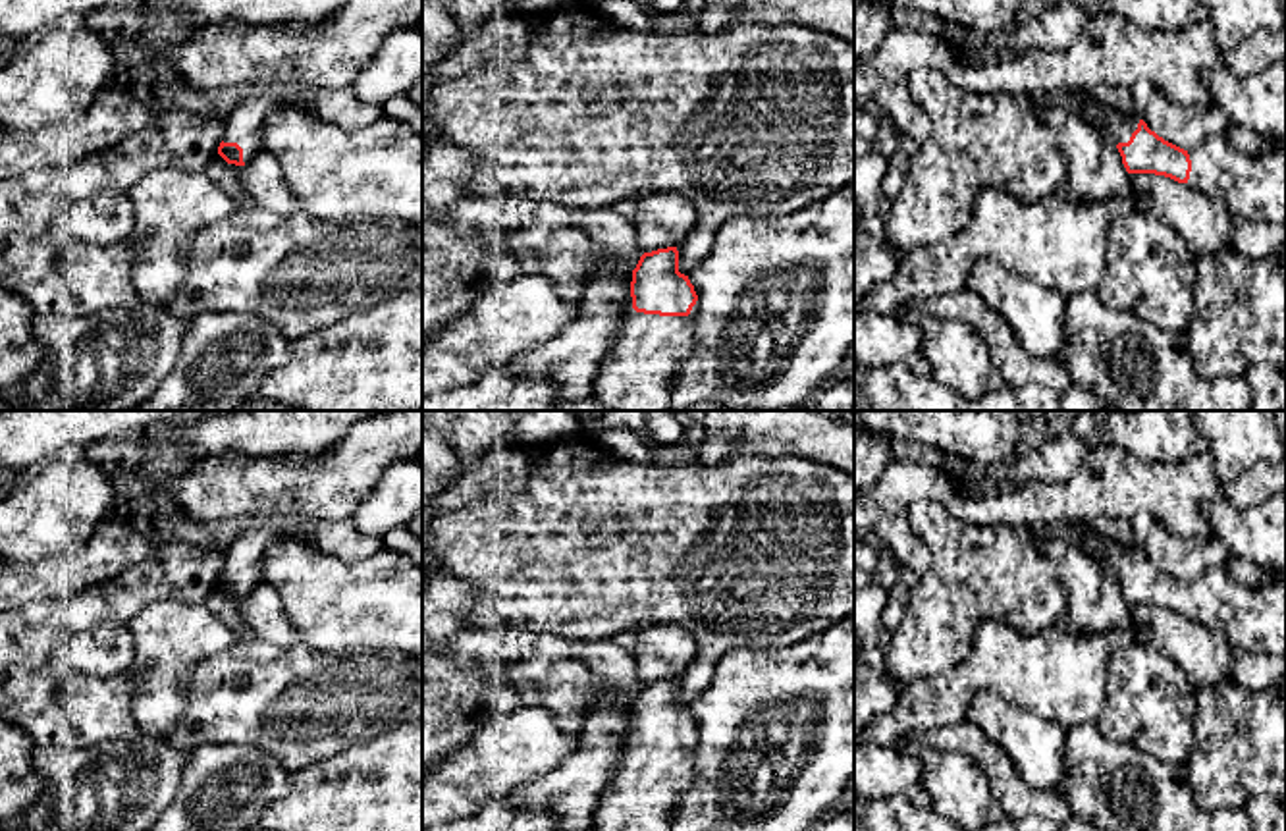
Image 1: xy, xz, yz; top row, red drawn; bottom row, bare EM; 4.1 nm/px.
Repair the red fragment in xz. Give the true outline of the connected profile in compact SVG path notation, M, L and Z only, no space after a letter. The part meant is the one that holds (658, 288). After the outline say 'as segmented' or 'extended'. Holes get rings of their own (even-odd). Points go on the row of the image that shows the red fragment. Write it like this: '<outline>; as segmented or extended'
M677 247L640 256L632 270L630 297L621 337L596 372L594 397L609 411L671 411L671 380L692 353L698 316L698 295L688 276L679 272Z; extended

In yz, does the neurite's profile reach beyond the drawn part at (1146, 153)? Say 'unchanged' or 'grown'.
grown

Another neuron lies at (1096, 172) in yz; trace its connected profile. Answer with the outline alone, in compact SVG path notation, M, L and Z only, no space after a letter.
M1033 104L1031 110L1053 129L1066 156L1064 185L1070 199L1103 202L1132 191L1122 156L1099 123L1085 121L1060 106Z

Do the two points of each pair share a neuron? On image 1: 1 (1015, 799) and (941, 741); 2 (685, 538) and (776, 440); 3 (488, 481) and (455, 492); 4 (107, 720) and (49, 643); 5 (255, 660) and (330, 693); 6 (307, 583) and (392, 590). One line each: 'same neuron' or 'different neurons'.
1: same neuron
2: different neurons
3: same neuron
4: same neuron
5: same neuron
6: same neuron

